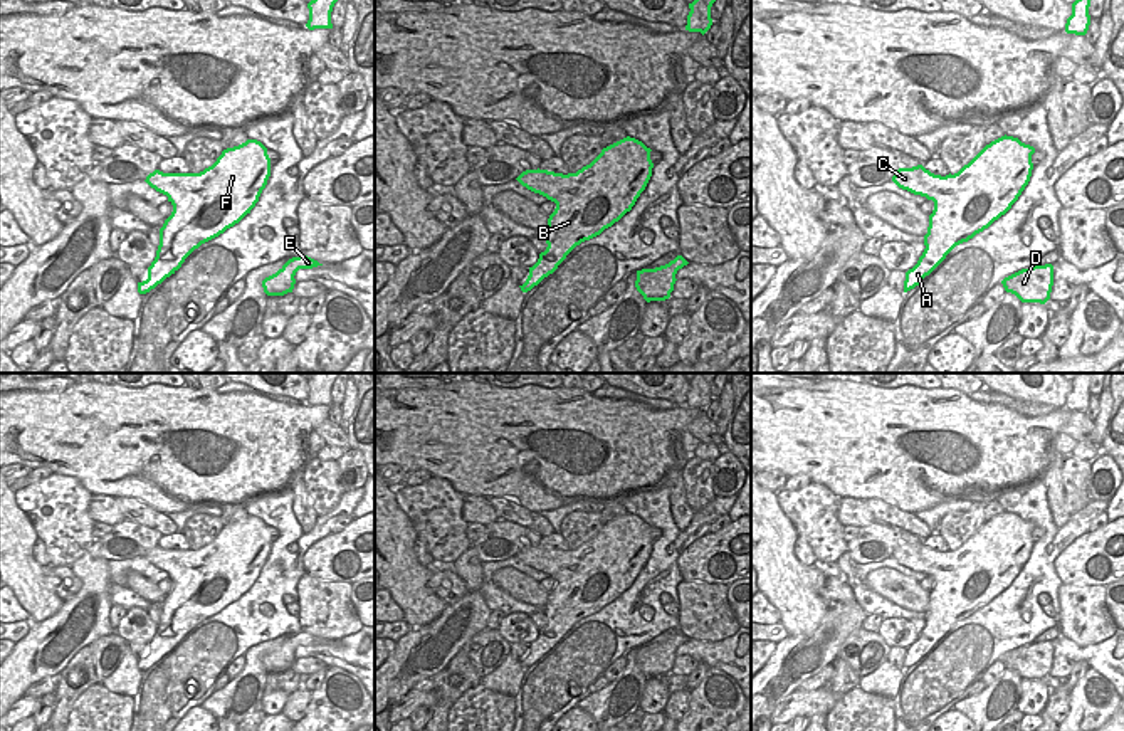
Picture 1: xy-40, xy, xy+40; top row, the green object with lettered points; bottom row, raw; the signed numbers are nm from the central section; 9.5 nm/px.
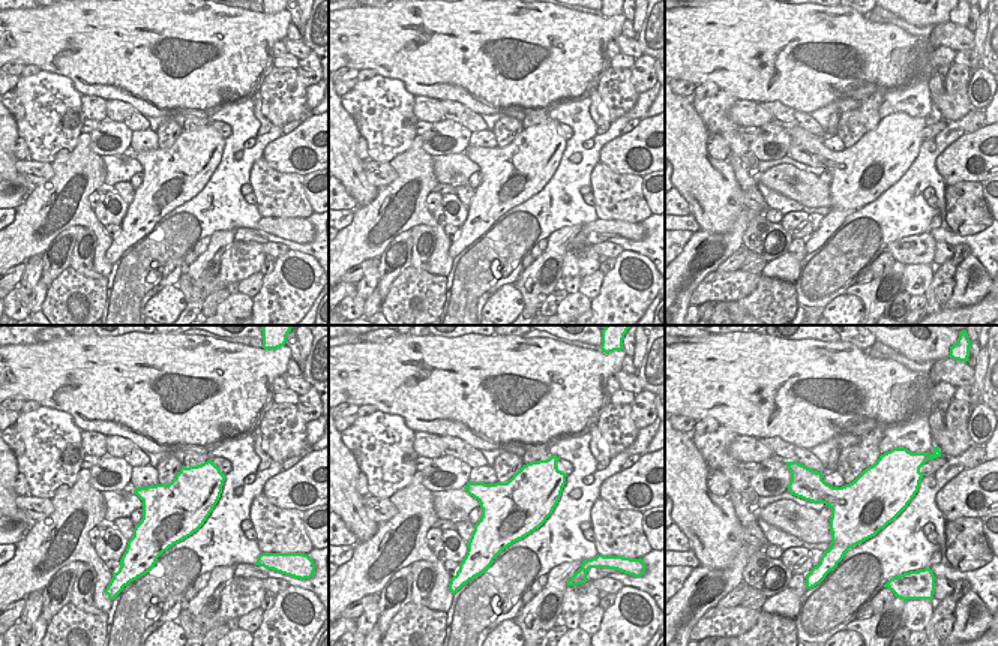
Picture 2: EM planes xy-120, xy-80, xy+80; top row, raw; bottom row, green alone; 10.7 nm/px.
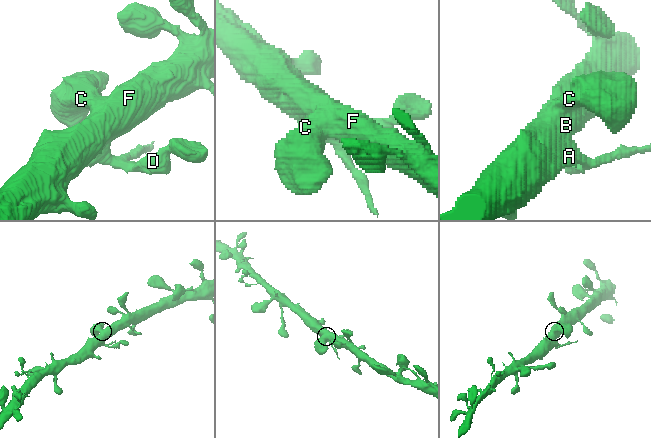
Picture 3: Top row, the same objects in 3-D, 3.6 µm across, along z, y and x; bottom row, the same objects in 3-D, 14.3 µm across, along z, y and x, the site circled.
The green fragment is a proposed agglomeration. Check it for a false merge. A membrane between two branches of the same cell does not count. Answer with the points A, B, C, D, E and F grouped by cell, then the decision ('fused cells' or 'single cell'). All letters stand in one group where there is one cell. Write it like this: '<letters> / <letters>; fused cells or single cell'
A B C D E F; single cell

